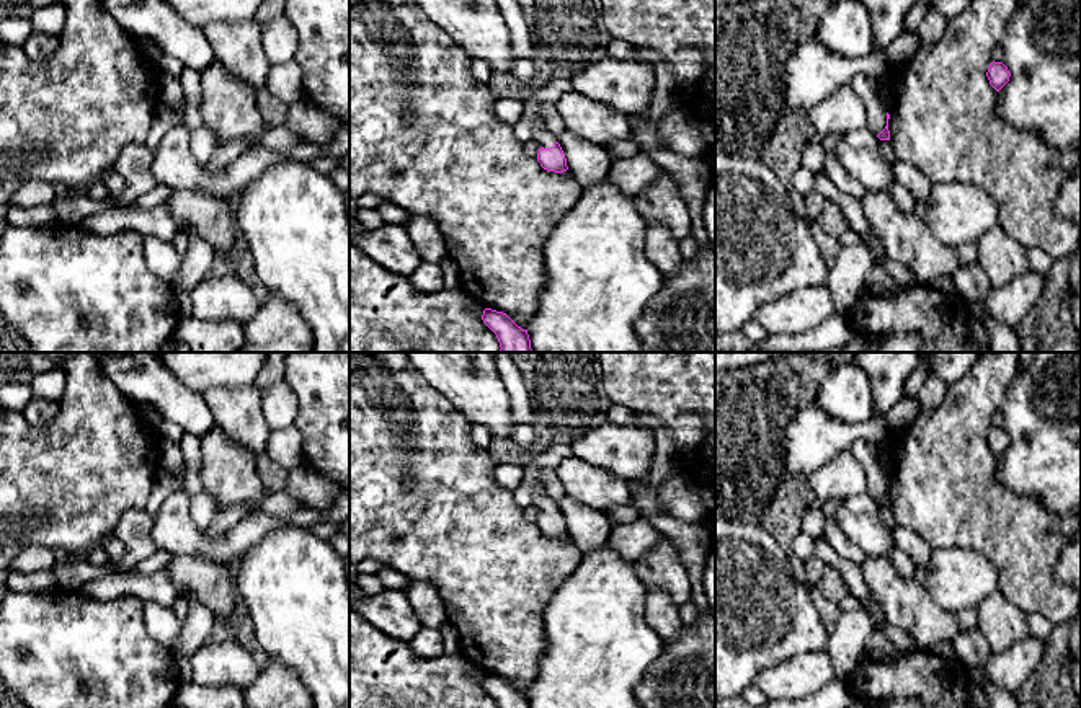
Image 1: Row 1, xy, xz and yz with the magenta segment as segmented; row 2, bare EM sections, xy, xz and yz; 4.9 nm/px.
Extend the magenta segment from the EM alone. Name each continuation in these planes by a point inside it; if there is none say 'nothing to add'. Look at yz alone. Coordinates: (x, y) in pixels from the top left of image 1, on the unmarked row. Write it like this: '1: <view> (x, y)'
nothing to add

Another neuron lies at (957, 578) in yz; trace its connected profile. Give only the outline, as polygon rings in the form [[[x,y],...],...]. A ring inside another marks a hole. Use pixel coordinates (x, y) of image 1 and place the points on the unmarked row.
[[[970,548],[932,550],[926,571],[929,595],[950,612],[976,608],[999,586],[991,560]]]

